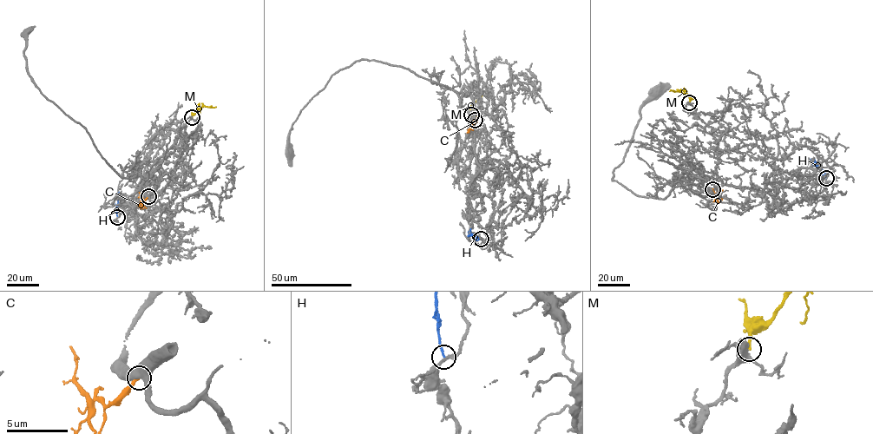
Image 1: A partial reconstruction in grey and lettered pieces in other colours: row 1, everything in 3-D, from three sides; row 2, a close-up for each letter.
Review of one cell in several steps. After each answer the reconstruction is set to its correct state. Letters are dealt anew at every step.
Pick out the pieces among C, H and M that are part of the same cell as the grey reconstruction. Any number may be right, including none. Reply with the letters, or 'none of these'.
M

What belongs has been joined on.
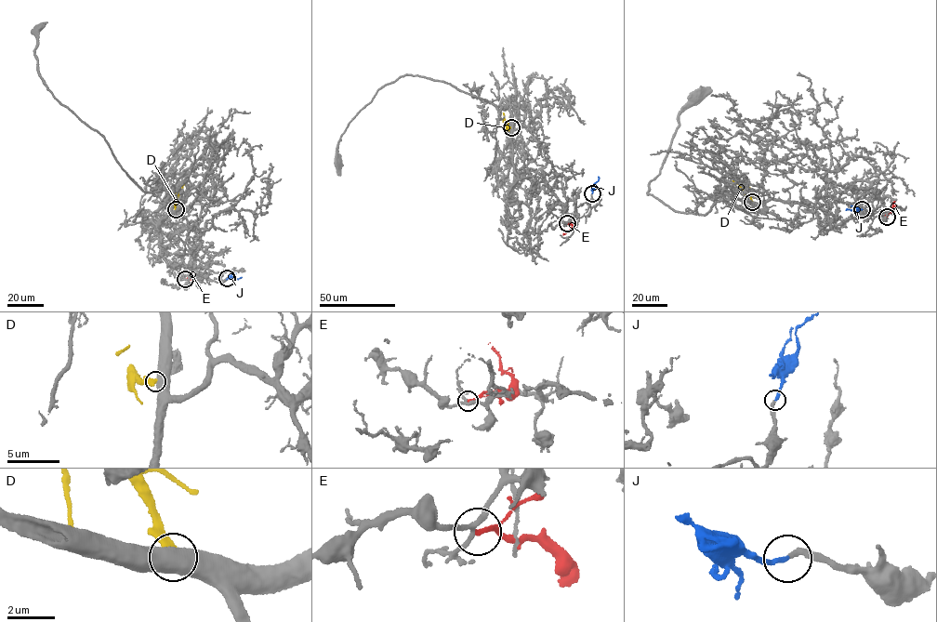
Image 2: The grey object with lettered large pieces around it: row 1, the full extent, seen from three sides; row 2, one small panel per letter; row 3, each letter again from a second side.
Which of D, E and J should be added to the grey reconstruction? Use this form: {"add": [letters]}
{"add": ["J"]}

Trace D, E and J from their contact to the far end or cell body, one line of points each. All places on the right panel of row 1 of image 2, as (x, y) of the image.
D: (752, 202), (738, 184), (729, 182)
E: (887, 217), (893, 203)
J: (862, 209), (846, 210)

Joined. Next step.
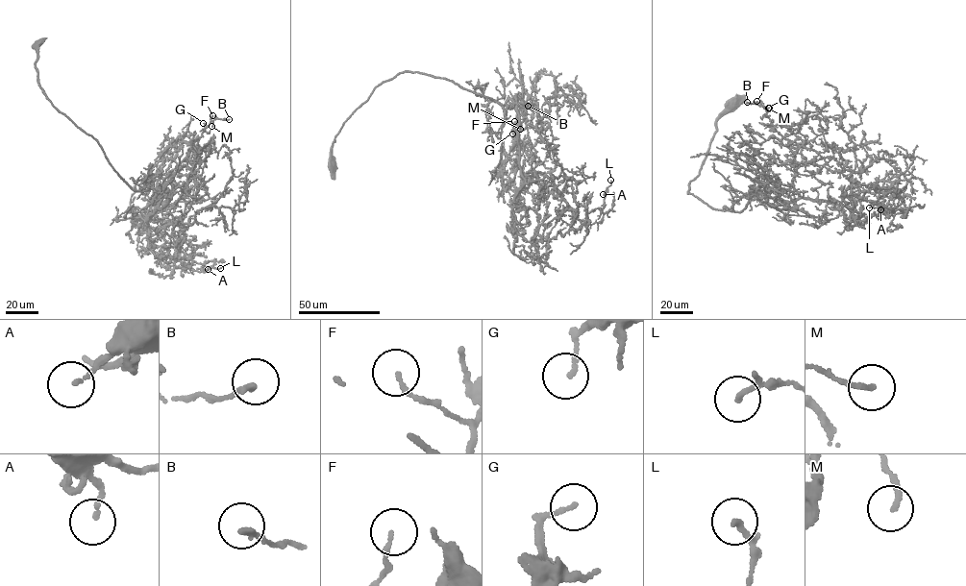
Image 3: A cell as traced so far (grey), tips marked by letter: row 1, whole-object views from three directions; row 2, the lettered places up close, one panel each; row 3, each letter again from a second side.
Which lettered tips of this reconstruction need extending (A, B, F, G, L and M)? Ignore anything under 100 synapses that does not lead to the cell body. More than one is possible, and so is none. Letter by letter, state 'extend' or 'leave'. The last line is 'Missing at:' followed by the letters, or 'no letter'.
A: leave
B: leave
F: leave
G: leave
L: leave
M: leave
Missing at: no letter

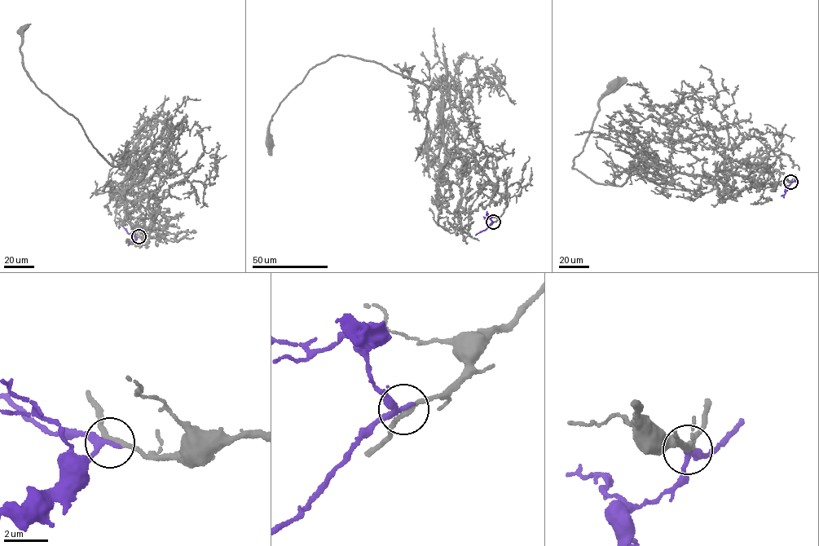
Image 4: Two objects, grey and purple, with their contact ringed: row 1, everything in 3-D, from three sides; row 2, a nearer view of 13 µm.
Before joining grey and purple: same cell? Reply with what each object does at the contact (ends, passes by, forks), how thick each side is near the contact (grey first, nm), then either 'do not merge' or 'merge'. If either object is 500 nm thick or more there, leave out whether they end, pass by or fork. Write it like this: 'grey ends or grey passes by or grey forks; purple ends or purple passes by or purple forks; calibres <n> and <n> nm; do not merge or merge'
grey passes by; purple passes by; calibres 220 and 240 nm; merge

